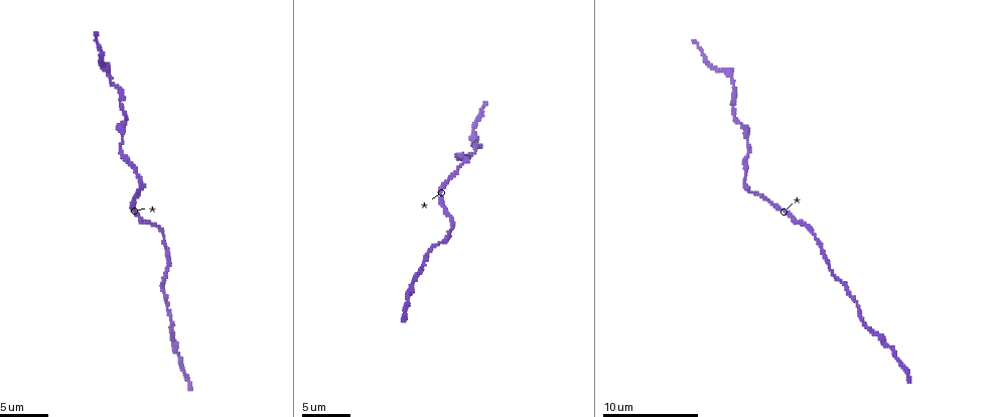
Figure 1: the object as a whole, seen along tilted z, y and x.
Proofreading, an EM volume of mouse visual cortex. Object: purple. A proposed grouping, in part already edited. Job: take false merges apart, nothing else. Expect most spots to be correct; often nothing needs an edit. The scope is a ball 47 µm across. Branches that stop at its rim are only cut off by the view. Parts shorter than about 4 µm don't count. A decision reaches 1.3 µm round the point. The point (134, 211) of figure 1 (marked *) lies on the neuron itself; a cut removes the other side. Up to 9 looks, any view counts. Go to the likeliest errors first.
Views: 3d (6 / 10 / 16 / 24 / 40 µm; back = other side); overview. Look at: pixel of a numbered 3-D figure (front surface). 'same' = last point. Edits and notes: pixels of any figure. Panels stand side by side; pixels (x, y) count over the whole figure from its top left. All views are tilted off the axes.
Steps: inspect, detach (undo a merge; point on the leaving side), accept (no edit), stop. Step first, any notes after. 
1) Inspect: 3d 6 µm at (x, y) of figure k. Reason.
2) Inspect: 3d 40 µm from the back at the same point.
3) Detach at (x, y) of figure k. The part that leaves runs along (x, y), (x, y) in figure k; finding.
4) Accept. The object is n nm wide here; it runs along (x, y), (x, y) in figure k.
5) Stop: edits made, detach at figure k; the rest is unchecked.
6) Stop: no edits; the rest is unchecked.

Inspect: 3d 16 µm at (111, 78) of figure 1. Sudden change in width.

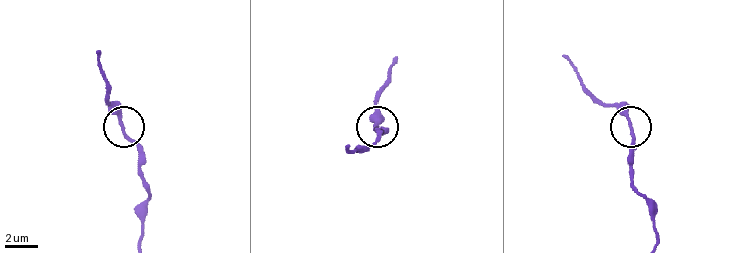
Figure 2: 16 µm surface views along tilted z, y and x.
Accept. It runs along (141, 234), (149, 193), (139, 151), (106, 103) in figure 2; one neuron here.

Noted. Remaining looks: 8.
Inspect: 3d 10 µm at (743, 175) of figure 1. Thin neck.

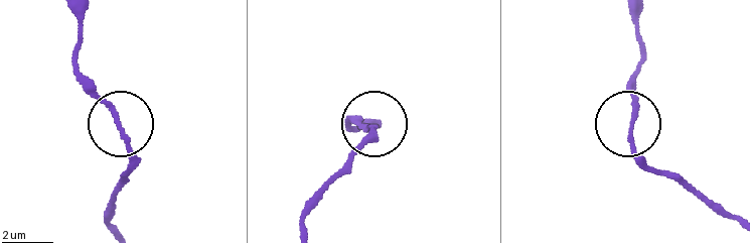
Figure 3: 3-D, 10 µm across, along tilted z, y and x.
Accept. The object is 150 nm wide here; it runs along (736, 219), (651, 168), (641, 155), (631, 136), (633, 76) in figure 3; continuous, no second neuron.

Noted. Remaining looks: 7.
Inspect: 3d 10 µm at (127, 121) of figure 1.

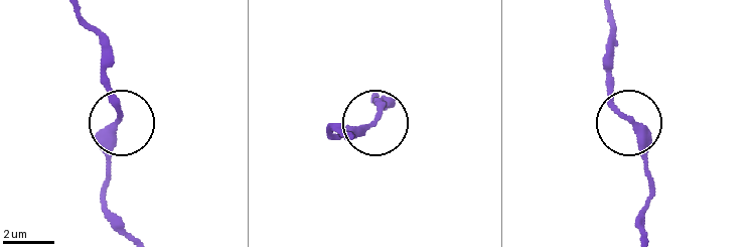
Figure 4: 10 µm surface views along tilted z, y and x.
Accept. It runs along (121, 229), (102, 190), (119, 111), (102, 67) in figure 4; continuous, no second neuron.

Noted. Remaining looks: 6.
Inspect: 3d 6 µm at (174, 332) of figure 1. Thick turns thin.

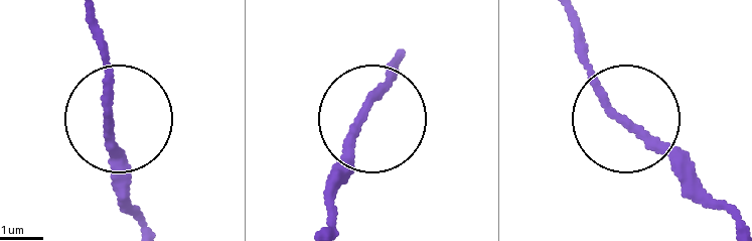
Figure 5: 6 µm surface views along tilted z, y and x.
Accept. It runs along (568, 11), (599, 97), (733, 221) in figure 5; one neuron here.

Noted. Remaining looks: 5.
Stop: no edits; the rest is unchecked.

